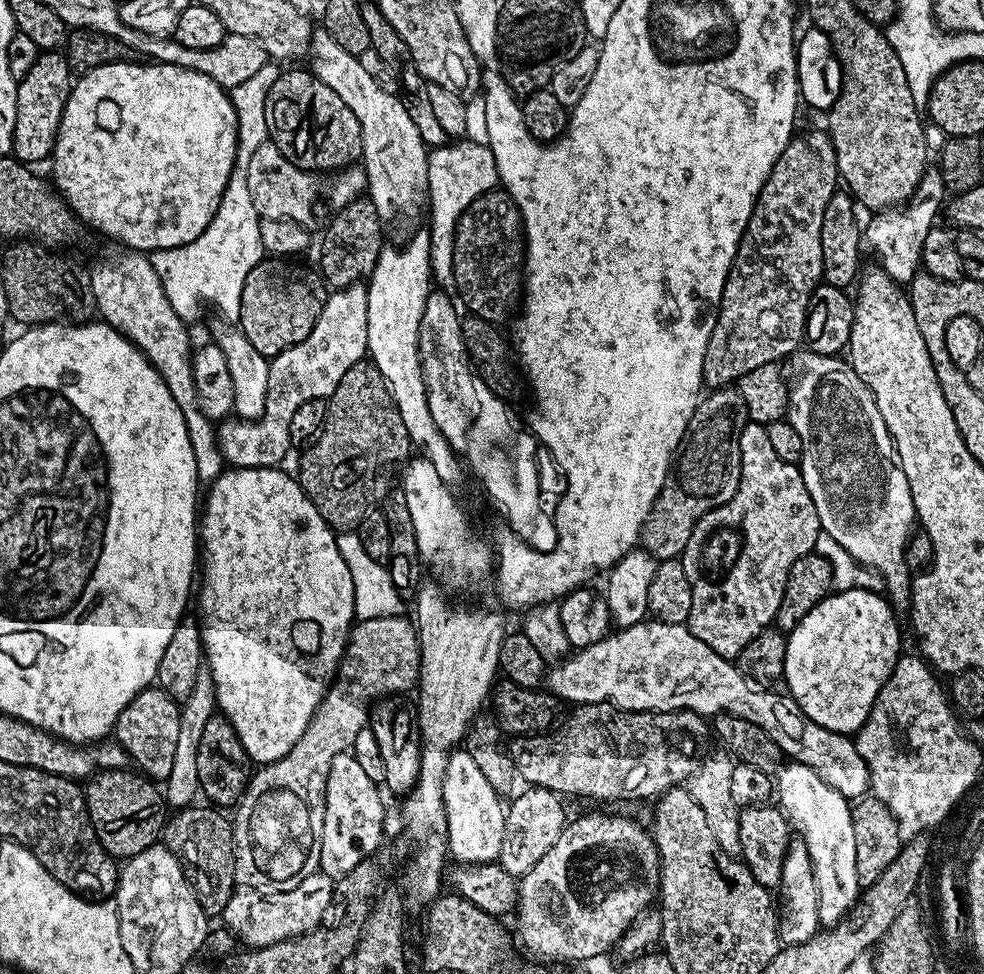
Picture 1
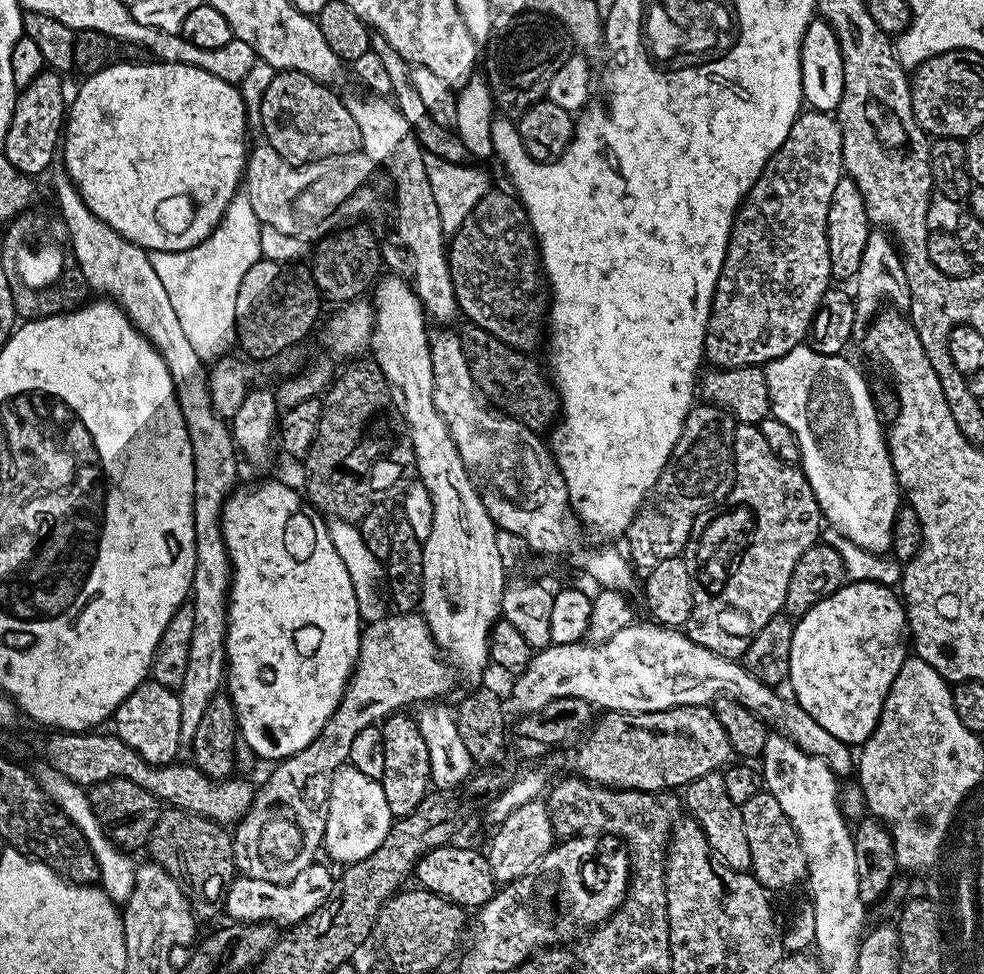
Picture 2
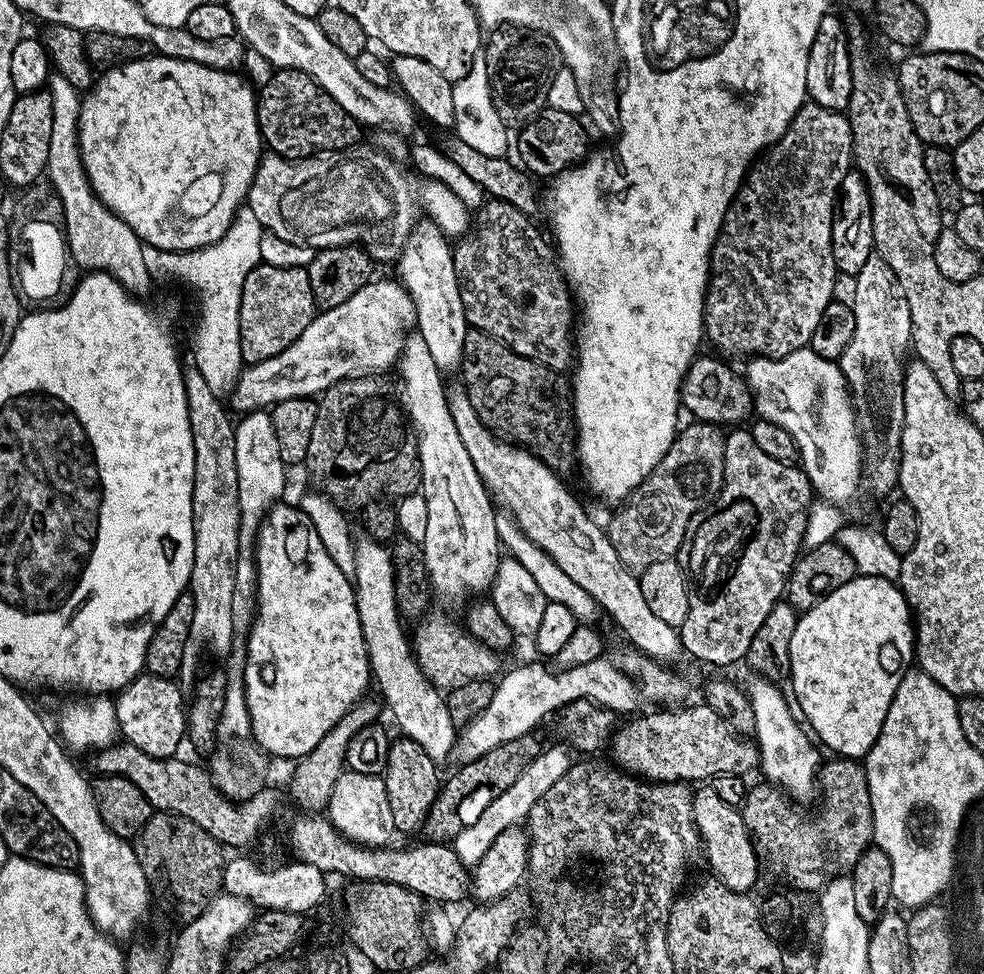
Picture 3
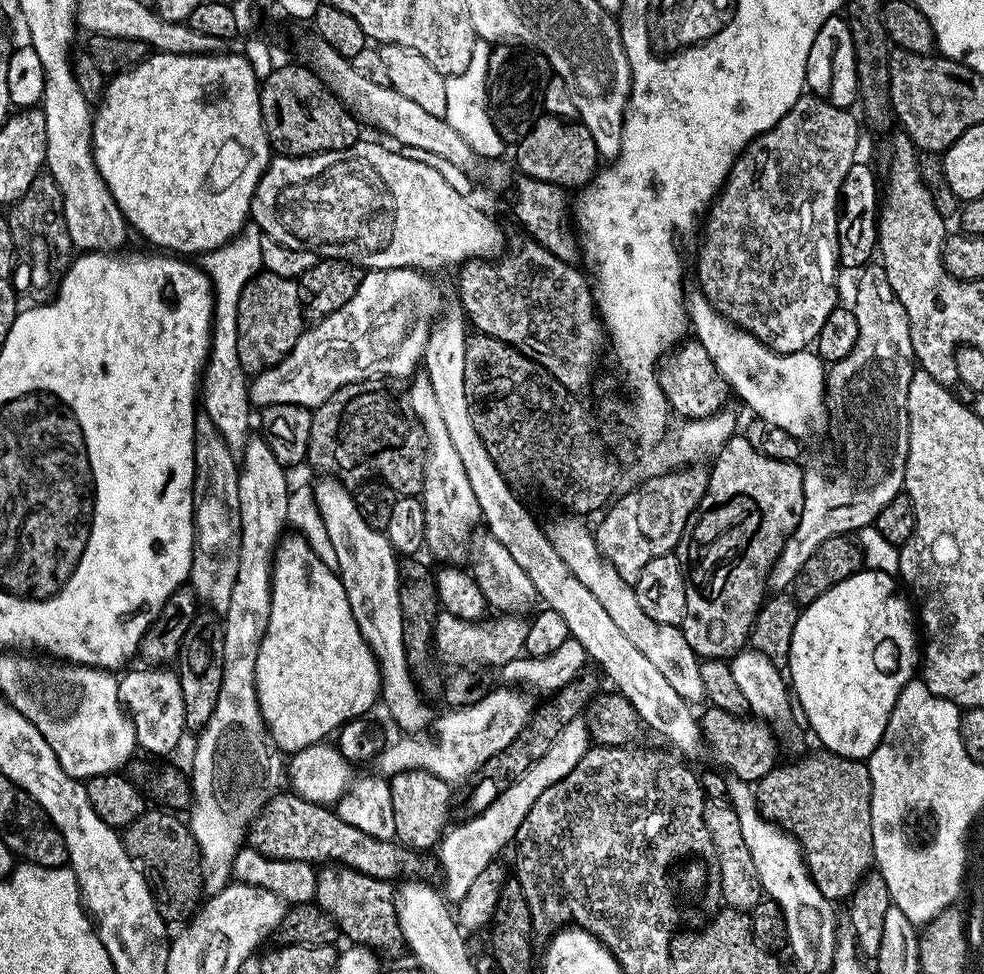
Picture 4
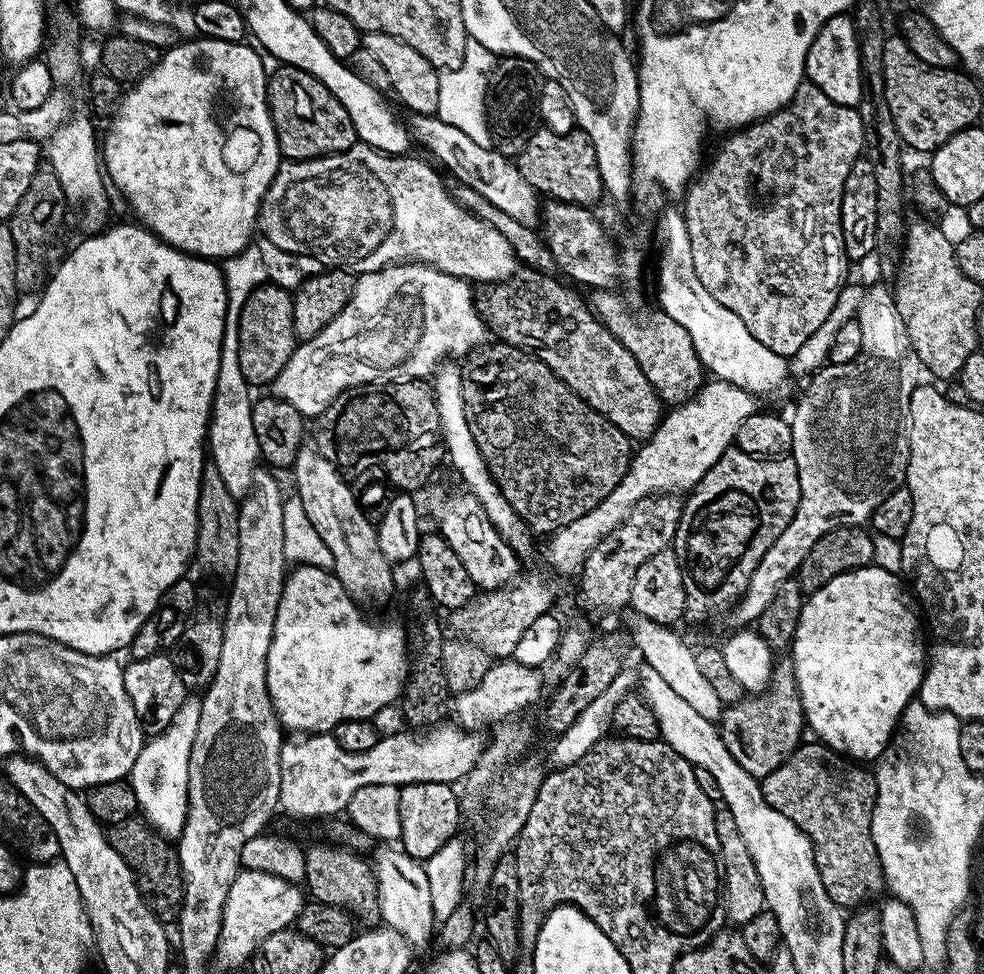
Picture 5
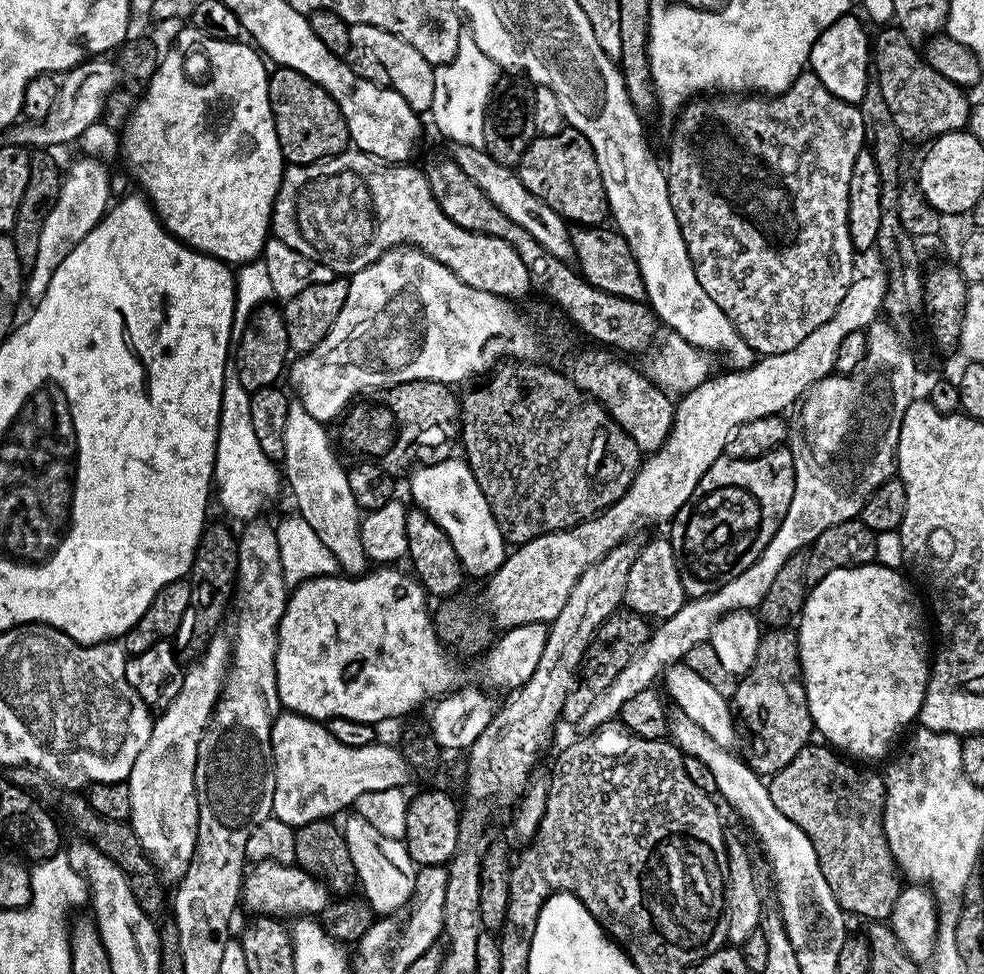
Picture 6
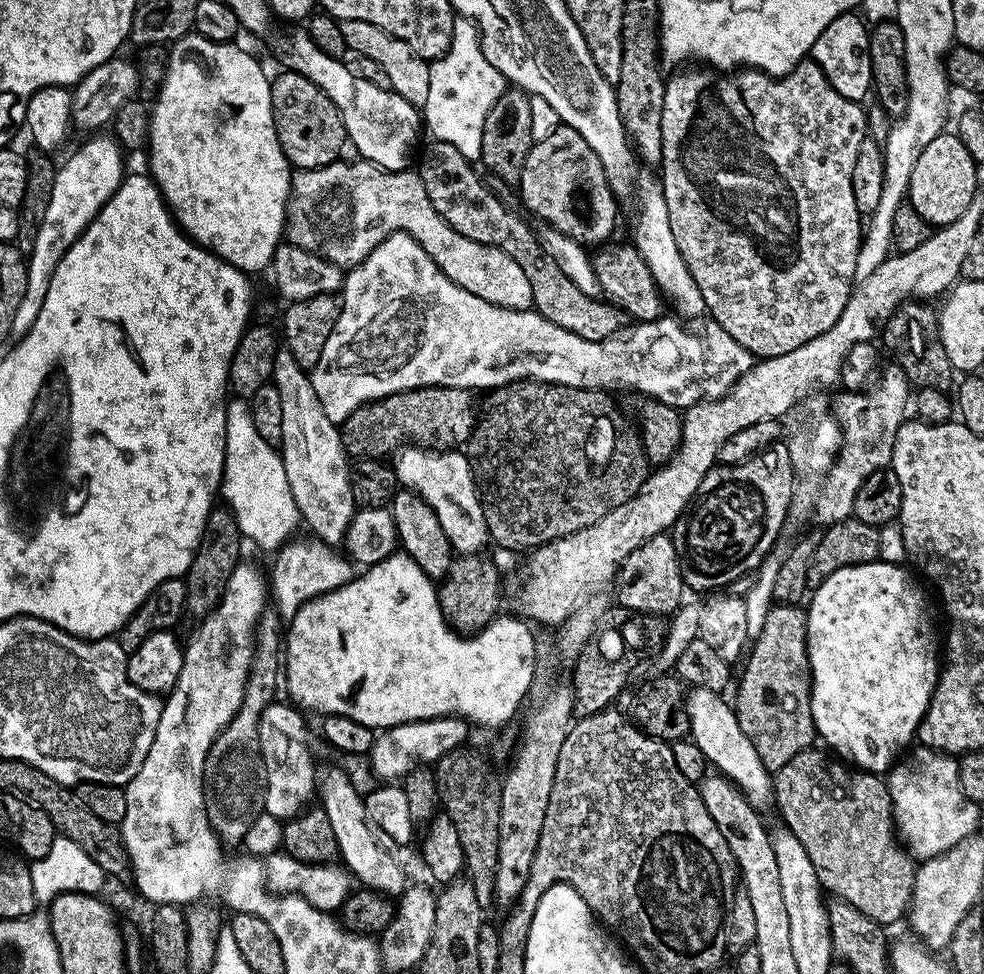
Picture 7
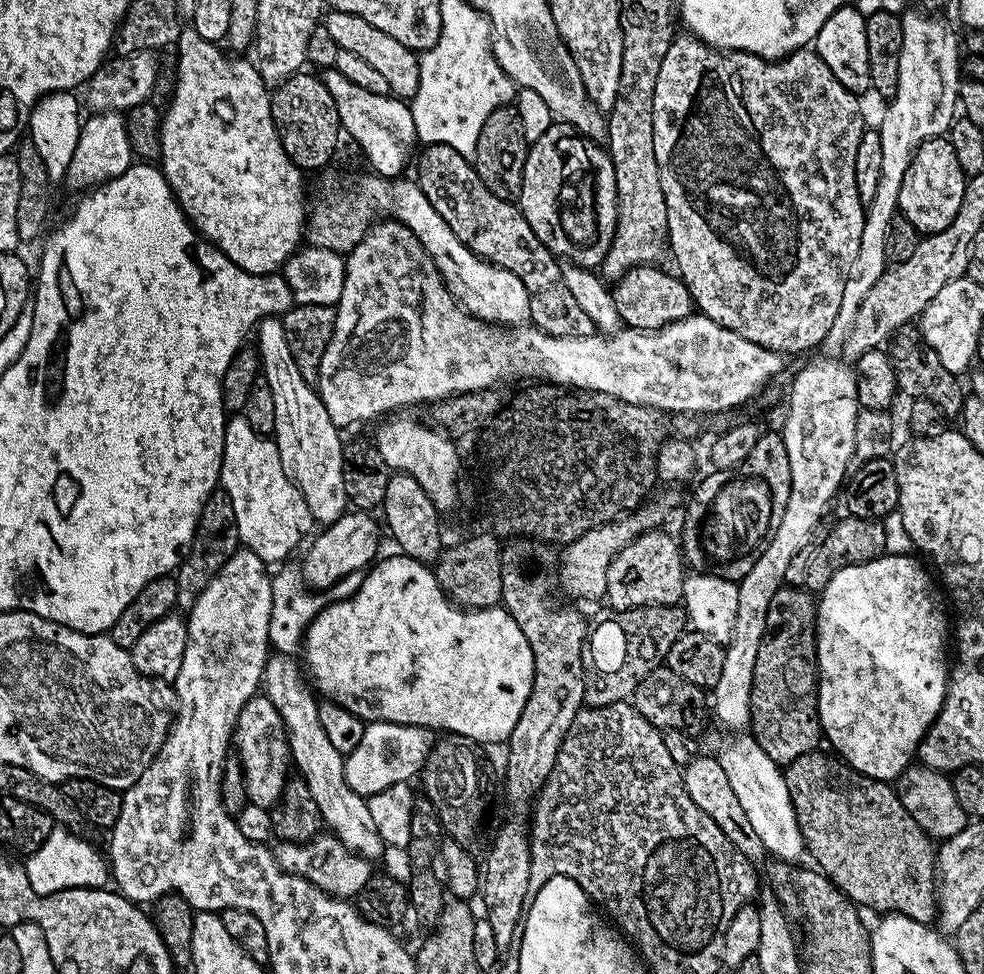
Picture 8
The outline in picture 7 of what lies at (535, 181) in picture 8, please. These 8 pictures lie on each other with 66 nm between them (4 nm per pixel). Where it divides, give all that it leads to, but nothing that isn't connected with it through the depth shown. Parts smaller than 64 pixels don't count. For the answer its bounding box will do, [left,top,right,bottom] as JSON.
[518,126,618,245]

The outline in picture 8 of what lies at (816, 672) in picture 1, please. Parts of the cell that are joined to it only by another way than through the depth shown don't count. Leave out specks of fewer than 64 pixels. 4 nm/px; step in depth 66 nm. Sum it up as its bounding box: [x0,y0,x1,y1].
[816,555,950,782]

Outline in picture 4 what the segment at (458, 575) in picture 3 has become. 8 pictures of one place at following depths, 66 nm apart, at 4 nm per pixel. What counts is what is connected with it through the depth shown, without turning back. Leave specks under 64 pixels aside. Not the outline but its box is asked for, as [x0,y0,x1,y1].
[406,374,481,562]

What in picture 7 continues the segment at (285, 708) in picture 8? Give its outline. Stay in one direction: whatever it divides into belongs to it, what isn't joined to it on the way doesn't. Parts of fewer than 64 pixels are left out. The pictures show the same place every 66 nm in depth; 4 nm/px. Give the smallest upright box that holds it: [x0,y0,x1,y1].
[318,768,408,897]

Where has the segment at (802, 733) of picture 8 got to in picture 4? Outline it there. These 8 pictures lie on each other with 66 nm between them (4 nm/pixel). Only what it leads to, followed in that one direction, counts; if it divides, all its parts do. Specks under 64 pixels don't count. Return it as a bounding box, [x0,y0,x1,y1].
[699,707,778,782]

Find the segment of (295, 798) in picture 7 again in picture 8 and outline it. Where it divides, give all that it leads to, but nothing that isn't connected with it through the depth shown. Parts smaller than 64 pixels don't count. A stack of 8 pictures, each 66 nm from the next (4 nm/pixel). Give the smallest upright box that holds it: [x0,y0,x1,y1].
[234,694,290,809]

